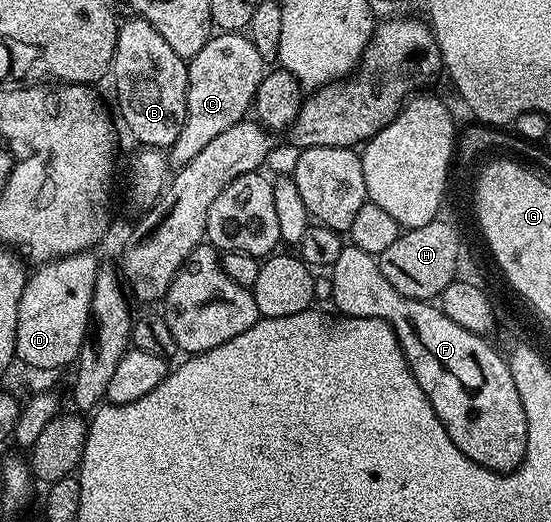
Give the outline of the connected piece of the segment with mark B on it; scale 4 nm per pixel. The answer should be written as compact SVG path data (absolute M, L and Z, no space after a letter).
M130 16L130 21L122 20L117 31L117 46L113 56L111 78L117 88L117 105L121 108L121 117L129 128L129 133L141 147L153 150L168 150L169 146L179 139L179 131L183 131L183 123L187 119L187 75L189 66L186 58L175 55L175 50L141 17Z

